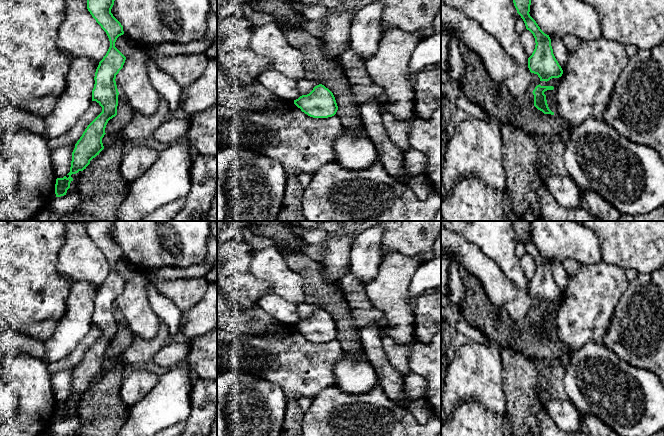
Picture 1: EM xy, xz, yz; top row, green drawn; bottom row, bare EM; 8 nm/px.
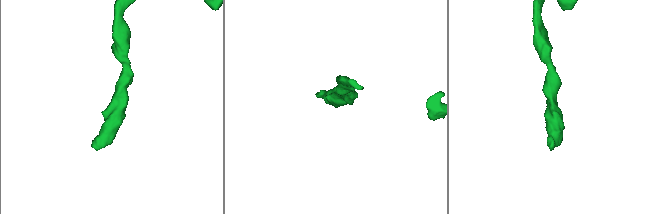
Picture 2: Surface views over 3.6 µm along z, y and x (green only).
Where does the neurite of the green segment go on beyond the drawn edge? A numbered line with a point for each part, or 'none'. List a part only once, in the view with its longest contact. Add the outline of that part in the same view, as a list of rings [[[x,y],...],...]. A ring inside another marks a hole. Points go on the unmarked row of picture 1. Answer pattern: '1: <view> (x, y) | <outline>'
none

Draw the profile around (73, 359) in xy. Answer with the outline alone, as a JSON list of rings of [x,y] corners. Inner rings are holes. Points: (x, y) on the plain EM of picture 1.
[[[92,325],[86,336],[77,344],[76,348],[64,359],[48,363],[49,375],[58,373],[64,369],[77,367],[87,350],[102,336],[102,331],[96,325]]]

